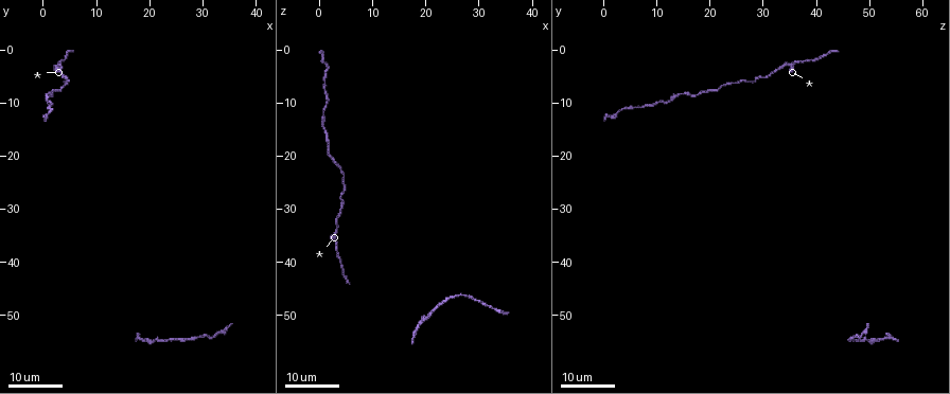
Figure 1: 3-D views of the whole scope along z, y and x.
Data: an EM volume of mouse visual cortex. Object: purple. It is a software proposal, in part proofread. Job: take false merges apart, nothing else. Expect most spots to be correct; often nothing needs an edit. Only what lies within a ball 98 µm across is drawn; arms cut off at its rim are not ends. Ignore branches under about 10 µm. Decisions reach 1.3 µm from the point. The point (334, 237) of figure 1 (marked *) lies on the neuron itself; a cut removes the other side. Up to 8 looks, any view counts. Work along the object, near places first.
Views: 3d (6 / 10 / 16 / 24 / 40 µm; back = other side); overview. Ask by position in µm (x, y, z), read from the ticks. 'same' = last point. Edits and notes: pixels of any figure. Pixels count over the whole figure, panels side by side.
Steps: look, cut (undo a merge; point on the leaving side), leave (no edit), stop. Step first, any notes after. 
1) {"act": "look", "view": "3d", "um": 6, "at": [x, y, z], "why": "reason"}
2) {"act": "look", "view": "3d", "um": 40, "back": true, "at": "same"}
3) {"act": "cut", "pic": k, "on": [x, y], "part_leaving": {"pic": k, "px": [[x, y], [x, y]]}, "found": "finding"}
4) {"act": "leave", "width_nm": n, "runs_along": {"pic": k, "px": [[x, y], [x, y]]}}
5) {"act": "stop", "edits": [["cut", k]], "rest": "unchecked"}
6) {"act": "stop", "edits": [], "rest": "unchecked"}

{"act": "look", "view": "3d", "um": 16, "at": [3.0, 3.0, 34.5], "why": "small branch off a trunk"}

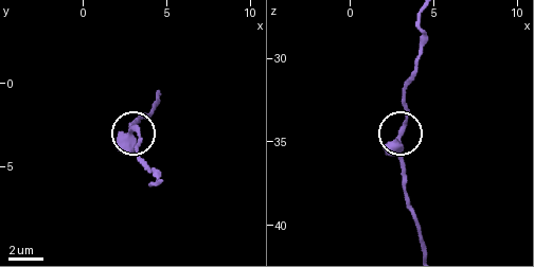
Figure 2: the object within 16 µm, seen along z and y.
{"act": "look", "view": "3d", "um": 6, "at": [2.9, 2.8, 34.6], "why": "zoom in"}

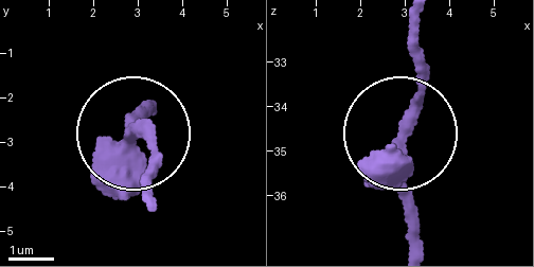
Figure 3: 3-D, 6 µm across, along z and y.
{"act": "look", "view": "3d", "um": 6, "back": true, "at": [2.95, 2.70, 34.70], "why": "other side"}

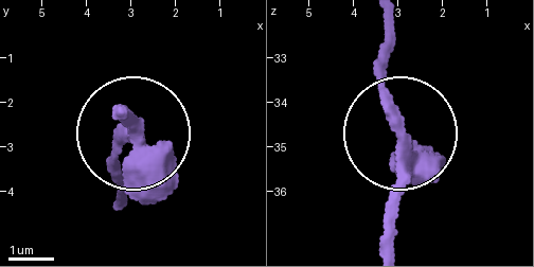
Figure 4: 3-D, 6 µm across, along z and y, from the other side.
{"act": "leave", "arms": 3, "found": "continuous, no second neuron"}

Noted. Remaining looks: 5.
{"act": "look", "view": "3d", "um": 24, "at": [4.0, 6.0, 28.5], "why": "calibre changes"}

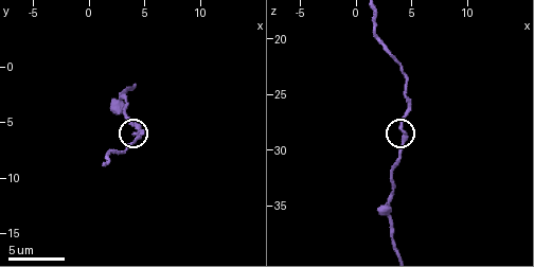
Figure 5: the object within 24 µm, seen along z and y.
{"act": "look", "view": "3d", "um": 10, "at": "same"}

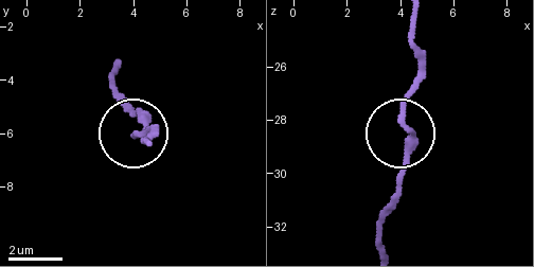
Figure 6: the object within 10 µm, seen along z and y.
{"act": "leave", "runs_along": {"pic": 6, "px": [[383, 244], [383, 216], [403, 175], [403, 100], [416, 68]]}, "found": "one neuron here"}

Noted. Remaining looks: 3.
{"act": "look", "view": "3d", "um": 24, "at": [1.0, 10.0, 12.0], "why": "calibre changes"}

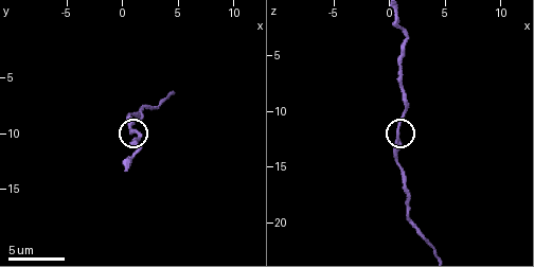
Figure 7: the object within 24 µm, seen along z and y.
{"act": "look", "view": "3d", "um": 6, "at": "same", "why": "zoom in"}

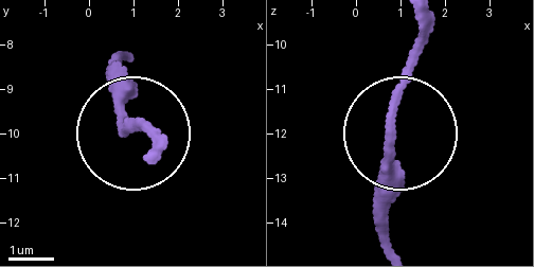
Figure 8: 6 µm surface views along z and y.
{"act": "leave", "runs_along": {"pic": 8, "px": [[130, 58], [123, 138], [135, 126], [157, 138]]}, "found": "one neuron here"}

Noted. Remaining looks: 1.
{"act": "stop", "edits": [], "rest": "unchecked"}

